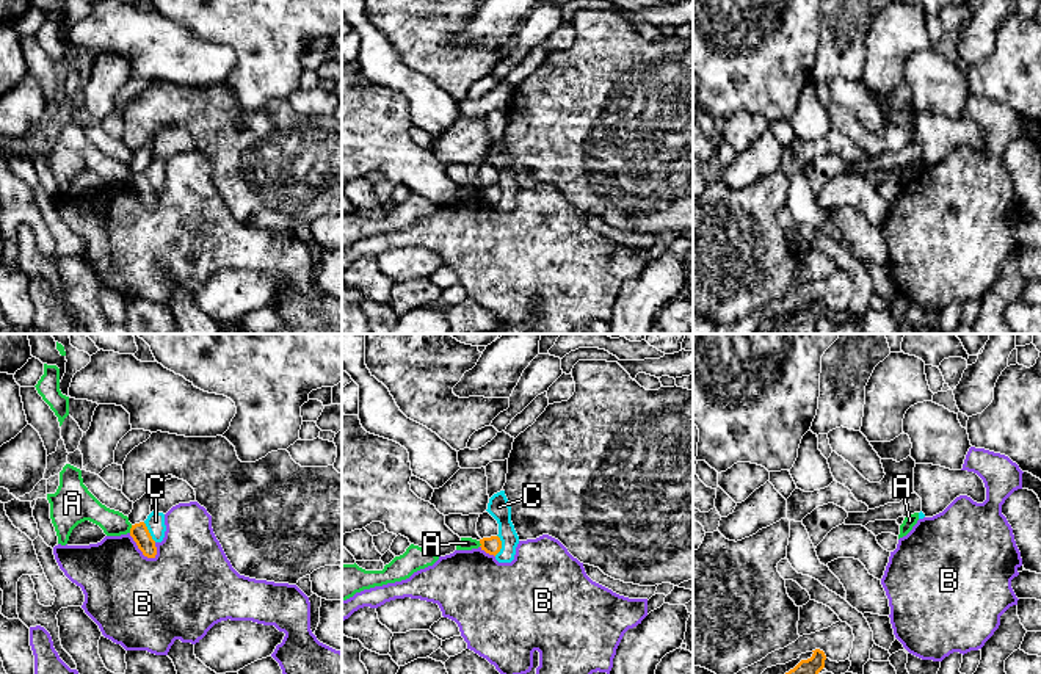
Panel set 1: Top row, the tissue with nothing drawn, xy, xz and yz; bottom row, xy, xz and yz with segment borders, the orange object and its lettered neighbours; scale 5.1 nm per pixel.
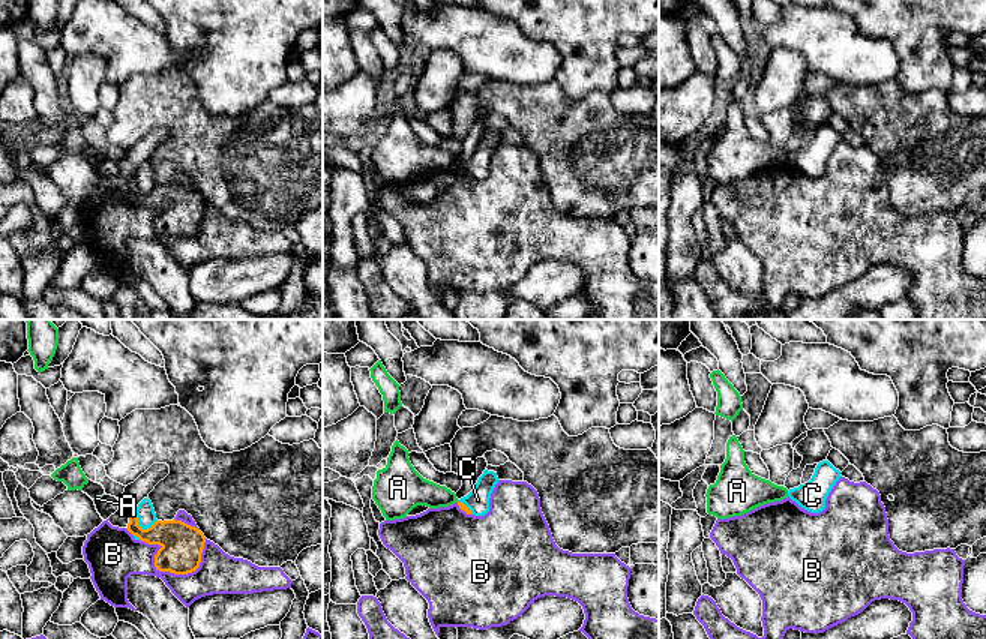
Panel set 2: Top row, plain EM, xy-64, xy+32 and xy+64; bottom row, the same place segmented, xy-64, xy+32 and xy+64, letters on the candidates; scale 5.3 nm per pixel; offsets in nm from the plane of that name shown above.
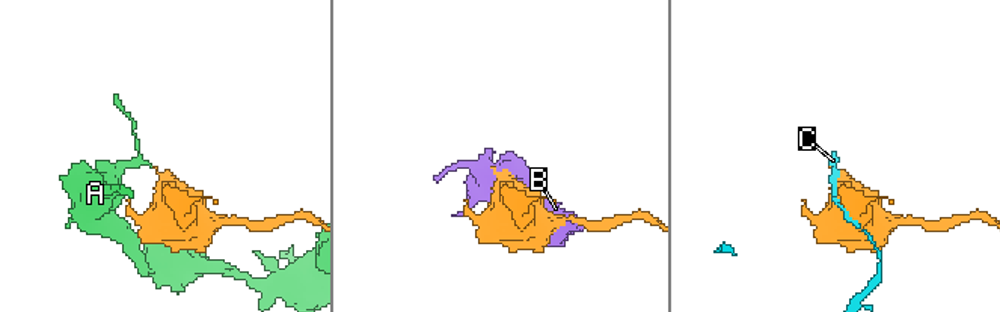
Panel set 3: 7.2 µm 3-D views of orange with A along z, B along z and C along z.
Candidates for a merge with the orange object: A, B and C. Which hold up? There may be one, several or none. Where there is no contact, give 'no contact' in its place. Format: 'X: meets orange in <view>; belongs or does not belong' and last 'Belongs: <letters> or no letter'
A: meets orange in xy; does not belong
B: meets orange in xy; does not belong
C: meets orange in xz; does not belong
Belongs: no letter

